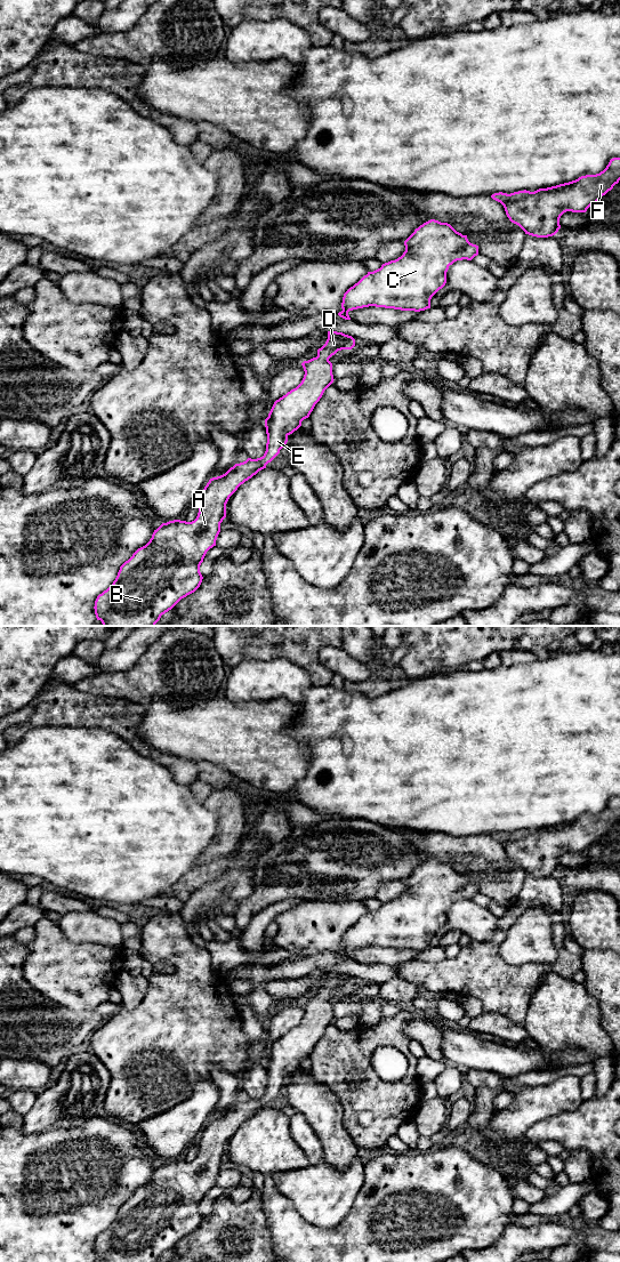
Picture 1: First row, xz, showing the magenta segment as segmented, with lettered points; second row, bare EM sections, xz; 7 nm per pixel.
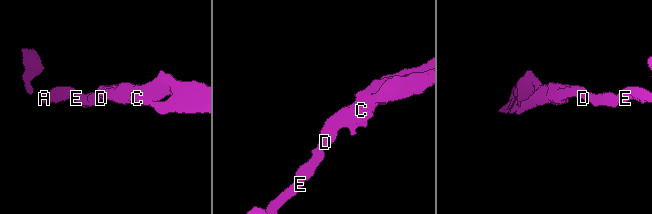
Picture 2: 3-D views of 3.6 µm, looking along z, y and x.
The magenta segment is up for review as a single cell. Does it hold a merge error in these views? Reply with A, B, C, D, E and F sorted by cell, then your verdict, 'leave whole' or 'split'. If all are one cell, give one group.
groups A B C D E F; leave whole

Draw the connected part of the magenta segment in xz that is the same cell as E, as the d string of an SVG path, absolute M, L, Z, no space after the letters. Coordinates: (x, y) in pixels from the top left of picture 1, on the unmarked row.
M328 971L325 983L317 989L317 996L301 1003L305 1014L301 1022L276 1039L265 1059L267 1074L266 1091L257 1099L248 1098L235 1103L225 1114L209 1119L200 1133L199 1152L194 1160L180 1159L162 1163L154 1169L150 1181L138 1188L126 1200L113 1223L99 1233L95 1240L95 1254L102 1262L158 1262L162 1254L171 1249L182 1238L194 1232L202 1222L200 1205L207 1191L216 1185L220 1163L226 1157L226 1143L230 1136L245 1120L266 1108L285 1086L288 1076L309 1056L324 1030L333 1022L332 1003L329 998L341 989L352 989L355 979L337 971Z

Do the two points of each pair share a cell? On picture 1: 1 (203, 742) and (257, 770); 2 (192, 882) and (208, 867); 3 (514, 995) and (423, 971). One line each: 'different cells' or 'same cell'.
1: same cell
2: same cell
3: same cell

